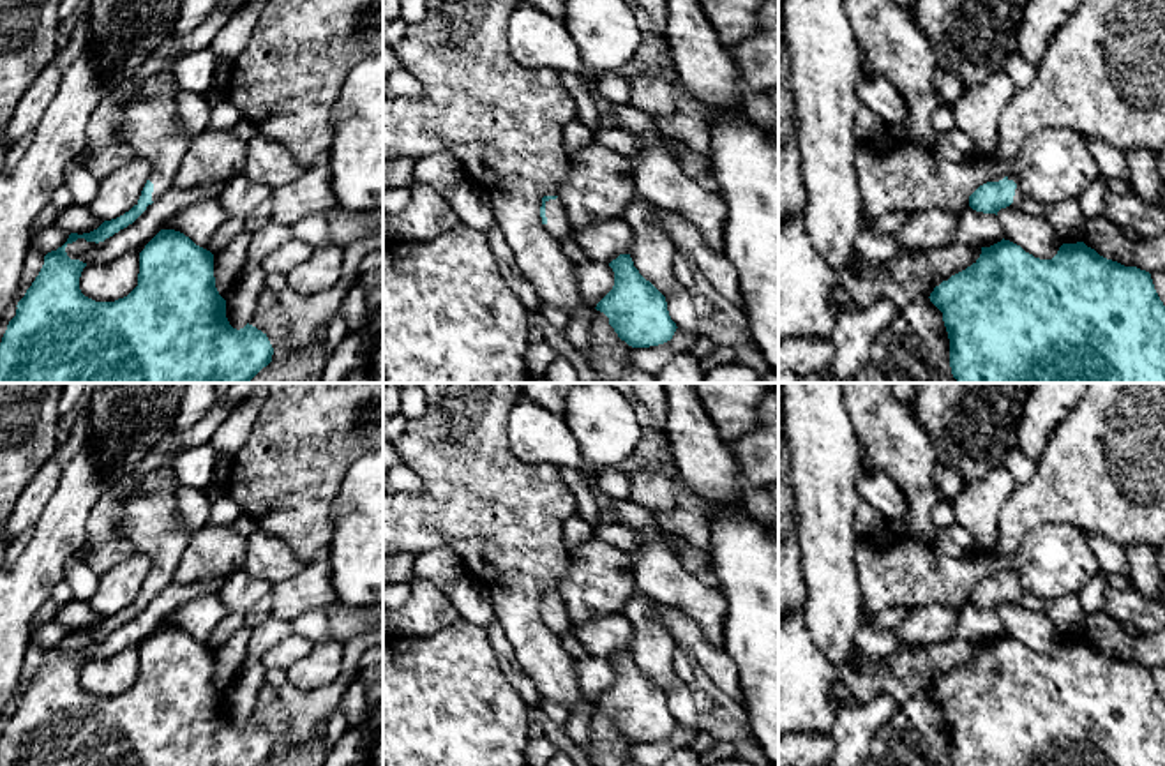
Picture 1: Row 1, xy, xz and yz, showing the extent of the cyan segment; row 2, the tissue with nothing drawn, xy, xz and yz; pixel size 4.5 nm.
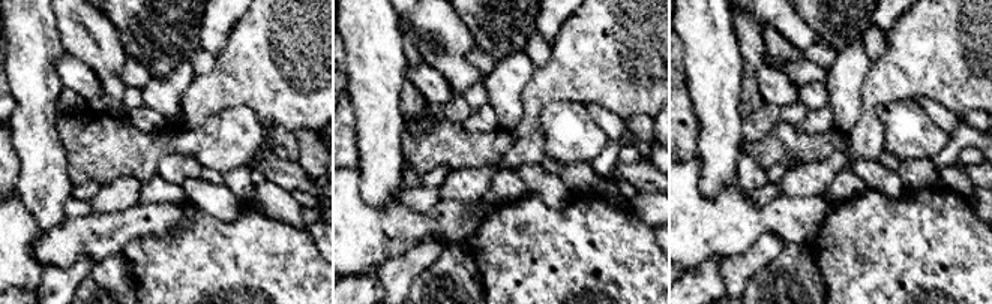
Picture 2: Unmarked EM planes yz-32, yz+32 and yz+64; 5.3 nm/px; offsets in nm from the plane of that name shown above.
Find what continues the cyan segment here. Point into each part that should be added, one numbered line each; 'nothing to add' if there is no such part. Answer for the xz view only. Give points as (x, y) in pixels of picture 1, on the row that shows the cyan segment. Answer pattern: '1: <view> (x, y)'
1: xz (558, 225)

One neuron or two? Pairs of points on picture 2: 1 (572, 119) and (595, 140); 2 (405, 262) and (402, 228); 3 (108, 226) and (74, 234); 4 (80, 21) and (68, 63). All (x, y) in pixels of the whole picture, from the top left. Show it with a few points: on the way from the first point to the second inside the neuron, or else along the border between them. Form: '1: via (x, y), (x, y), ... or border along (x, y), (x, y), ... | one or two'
1: via (578, 125), (589, 135) | one
2: border along (429, 234), (405, 252), (390, 255), (378, 268) | two
3: via (99, 229), (83, 234) | one
4: border along (66, 54), (84, 62), (98, 77) | two

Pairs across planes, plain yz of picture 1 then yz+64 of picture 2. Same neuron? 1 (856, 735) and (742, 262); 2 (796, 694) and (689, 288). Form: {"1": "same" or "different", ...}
{"1": "same", "2": "different"}

